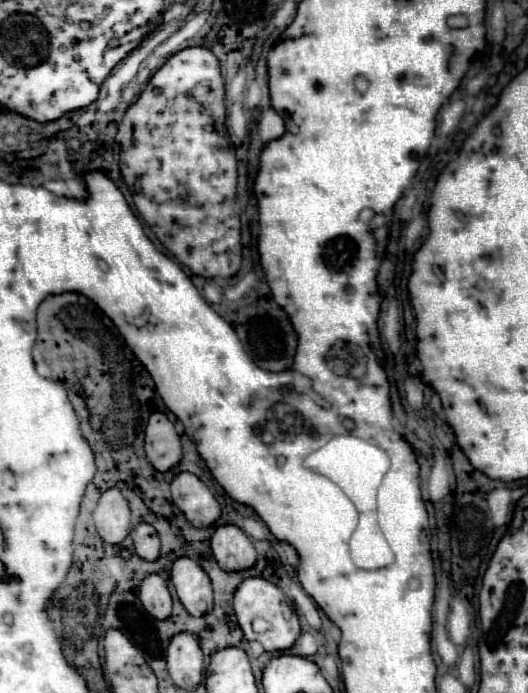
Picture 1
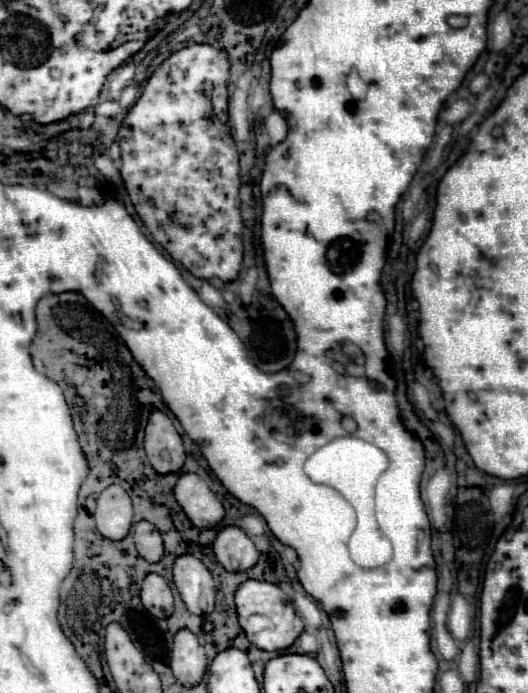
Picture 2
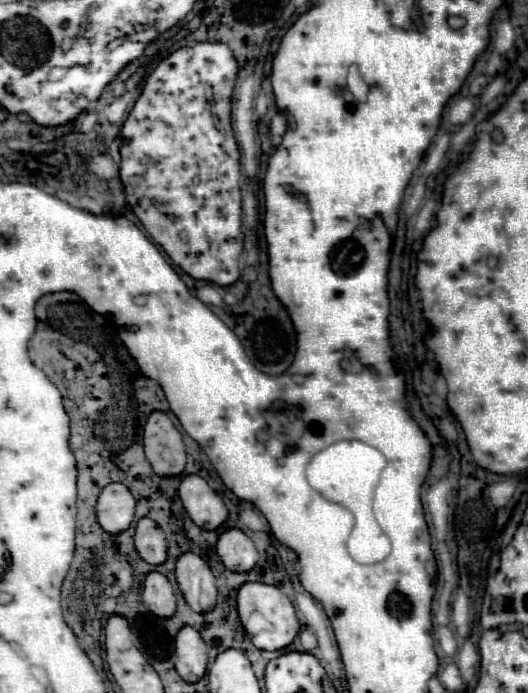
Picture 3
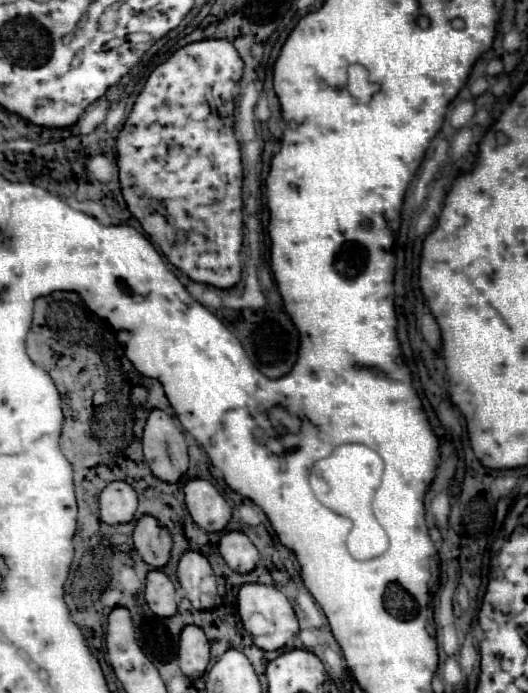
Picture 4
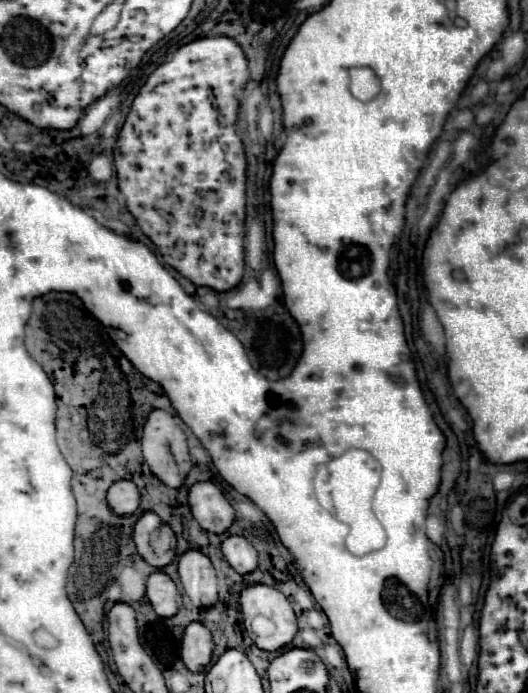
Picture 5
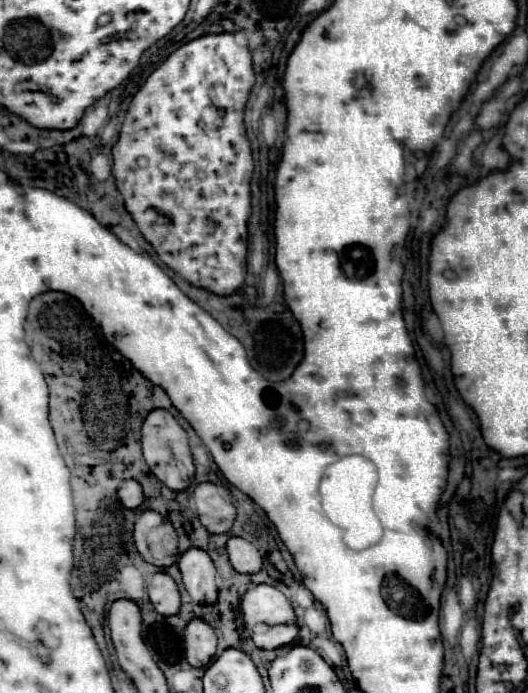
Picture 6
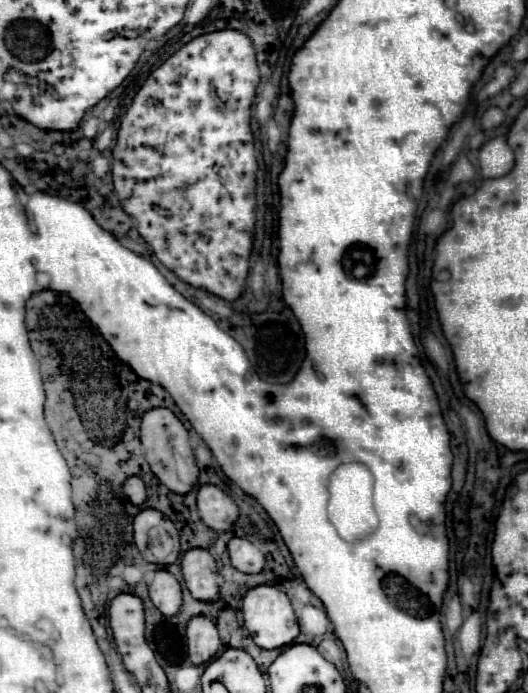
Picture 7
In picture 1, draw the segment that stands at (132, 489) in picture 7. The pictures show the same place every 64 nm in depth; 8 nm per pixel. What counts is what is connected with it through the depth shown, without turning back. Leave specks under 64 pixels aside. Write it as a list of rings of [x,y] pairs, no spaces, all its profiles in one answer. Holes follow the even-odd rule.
[[[118,488],[106,490],[94,510],[94,526],[100,538],[108,544],[118,544],[130,534],[128,500]]]

